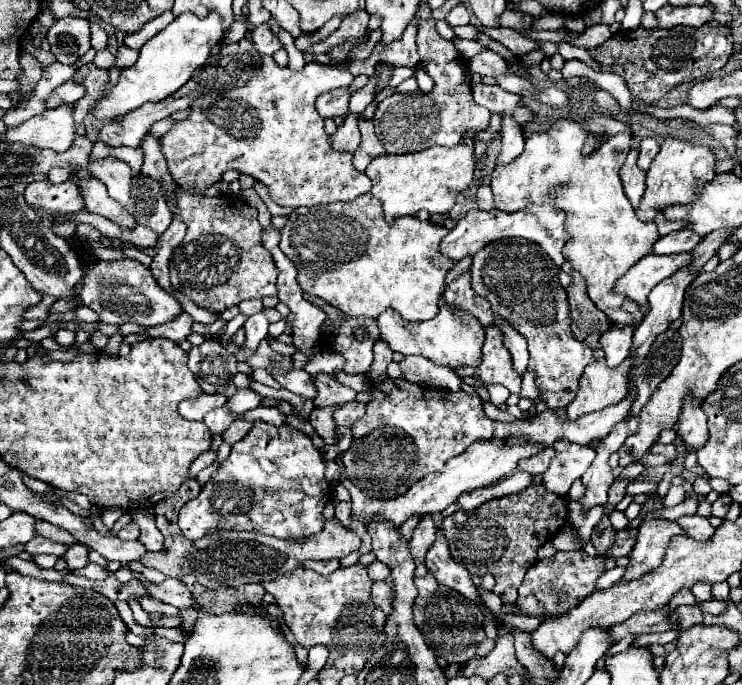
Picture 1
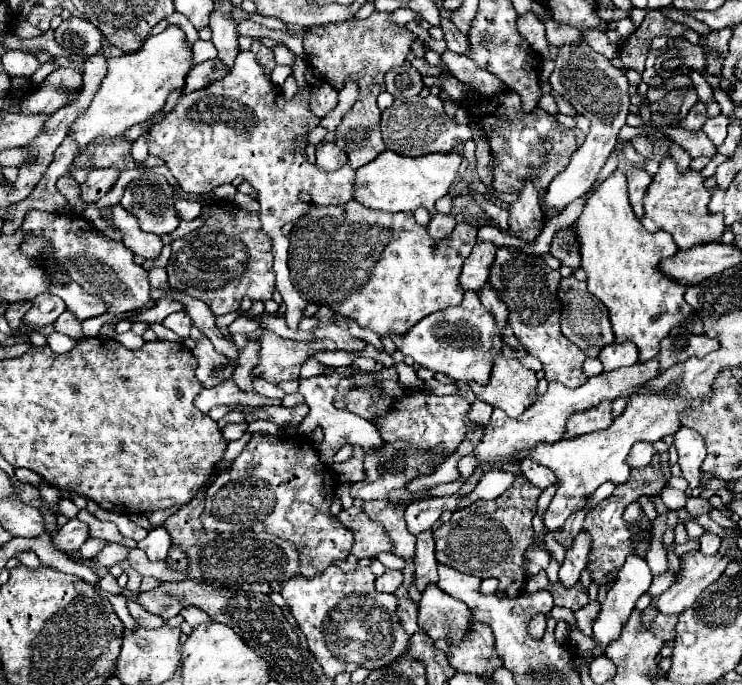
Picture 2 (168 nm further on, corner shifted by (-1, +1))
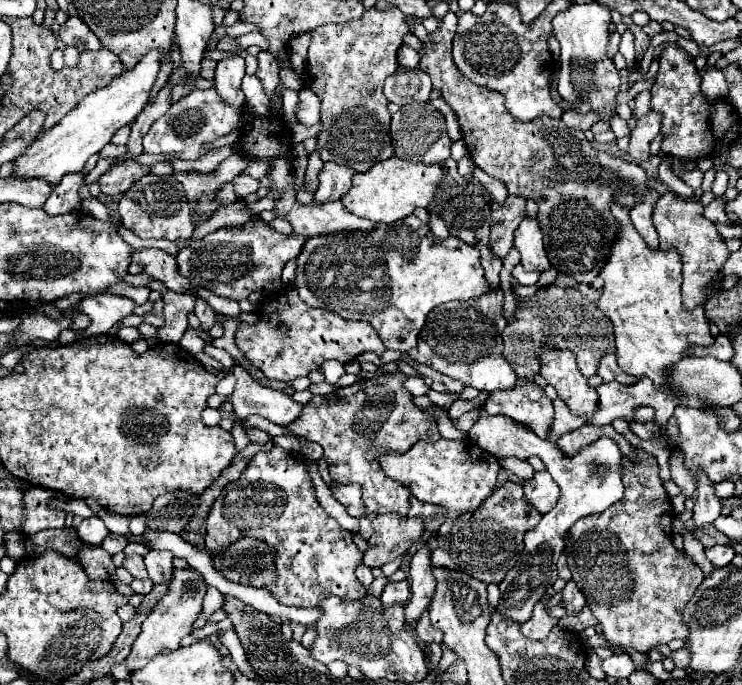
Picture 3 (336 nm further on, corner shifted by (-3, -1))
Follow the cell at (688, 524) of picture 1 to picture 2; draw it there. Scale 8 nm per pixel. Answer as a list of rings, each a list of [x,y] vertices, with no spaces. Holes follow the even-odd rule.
[[[705,531],[705,533],[699,537],[699,545],[701,545],[699,551],[705,553],[705,555],[713,555],[713,553],[717,553],[719,543],[721,543],[721,539],[719,539],[715,533]]]

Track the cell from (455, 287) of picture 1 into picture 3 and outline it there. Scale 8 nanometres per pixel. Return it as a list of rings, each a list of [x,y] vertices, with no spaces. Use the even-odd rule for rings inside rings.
[[[511,195],[501,209],[493,211],[491,219],[491,251],[497,257],[505,257],[513,247],[513,233],[525,217],[525,199]]]

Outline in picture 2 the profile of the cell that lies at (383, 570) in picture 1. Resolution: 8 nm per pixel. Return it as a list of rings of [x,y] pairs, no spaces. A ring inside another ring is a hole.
[[[387,569],[381,577],[377,577],[375,581],[375,589],[383,591],[383,593],[393,593],[403,581],[403,573],[395,571],[395,569]]]

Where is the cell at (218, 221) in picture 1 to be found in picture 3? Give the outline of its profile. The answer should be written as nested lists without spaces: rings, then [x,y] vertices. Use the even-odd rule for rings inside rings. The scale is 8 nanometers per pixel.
[[[251,221],[243,227],[223,227],[209,233],[193,245],[191,253],[179,253],[177,265],[179,273],[187,277],[191,285],[201,285],[219,297],[243,301],[253,291],[263,289],[267,281],[281,279],[283,265],[301,253],[307,239],[307,235],[285,235],[277,233],[267,223]]]

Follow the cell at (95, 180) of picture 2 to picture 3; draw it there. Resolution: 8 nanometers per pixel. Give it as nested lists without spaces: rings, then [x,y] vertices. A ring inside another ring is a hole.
[[[127,159],[121,165],[113,165],[107,173],[103,173],[99,177],[101,193],[105,193],[105,195],[125,193],[133,185],[133,177],[135,177],[135,181],[139,181],[147,173],[149,173],[149,167],[141,165],[141,163],[133,161],[133,159]]]

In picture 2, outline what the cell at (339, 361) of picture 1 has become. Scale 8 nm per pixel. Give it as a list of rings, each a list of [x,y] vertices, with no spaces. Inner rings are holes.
[[[358,357],[352,366],[359,371],[379,371],[384,368],[384,365],[381,362],[363,357]]]

